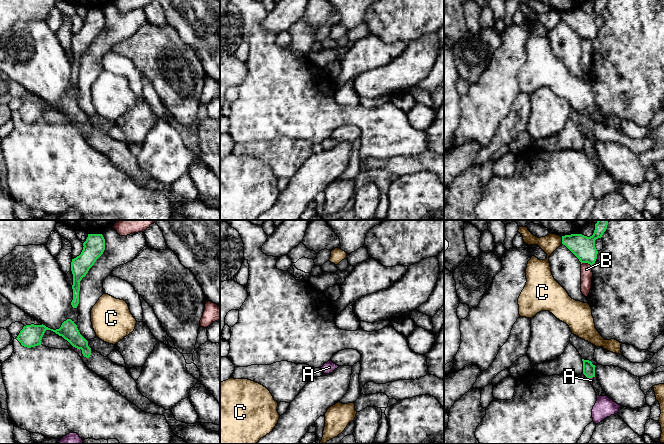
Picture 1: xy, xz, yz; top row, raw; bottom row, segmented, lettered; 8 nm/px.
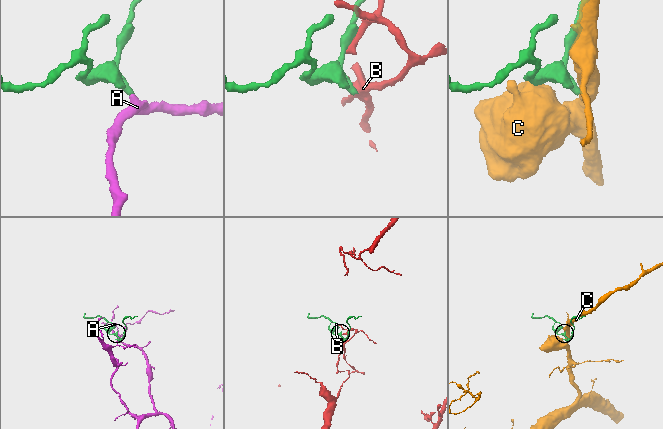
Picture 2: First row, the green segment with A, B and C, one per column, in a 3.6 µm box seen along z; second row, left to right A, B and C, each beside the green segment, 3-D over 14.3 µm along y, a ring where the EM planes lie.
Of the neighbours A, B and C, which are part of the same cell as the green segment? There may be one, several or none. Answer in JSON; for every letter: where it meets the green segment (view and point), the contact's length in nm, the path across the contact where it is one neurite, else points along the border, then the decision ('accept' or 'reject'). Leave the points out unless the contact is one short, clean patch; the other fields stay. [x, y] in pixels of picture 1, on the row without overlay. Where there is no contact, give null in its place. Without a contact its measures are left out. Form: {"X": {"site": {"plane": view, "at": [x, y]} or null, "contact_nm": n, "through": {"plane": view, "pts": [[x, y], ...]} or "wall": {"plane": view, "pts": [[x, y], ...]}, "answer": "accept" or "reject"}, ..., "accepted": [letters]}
{"A": {"site": {"plane": "yz", "at": [590, 153]}, "contact_nm": 50, "through": {"plane": "yz", "pts": [[588, 144], [590, 153], [591, 156]]}, "answer": "accept"}, "B": {"site": {"plane": "yz", "at": [586, 38]}, "contact_nm": 90, "wall": {"plane": "yz", "pts": [[581, 39], [588, 39], [591, 42]]}, "answer": "reject"}, "C": {"site": {"plane": "yz", "at": [562, 16]}, "contact_nm": 60, "wall": {"plane": "yz", "pts": [[561, 13], [562, 19]]}, "answer": "reject"}, "accepted": ["A"]}

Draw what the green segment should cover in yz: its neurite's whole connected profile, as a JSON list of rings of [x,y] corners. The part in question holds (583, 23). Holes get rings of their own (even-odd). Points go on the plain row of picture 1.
[[[595,0],[592,12],[587,13],[582,10],[571,10],[562,12],[562,20],[565,21],[582,39],[591,42],[597,35],[598,27],[595,23],[595,16],[601,14],[606,7],[608,0]]]

